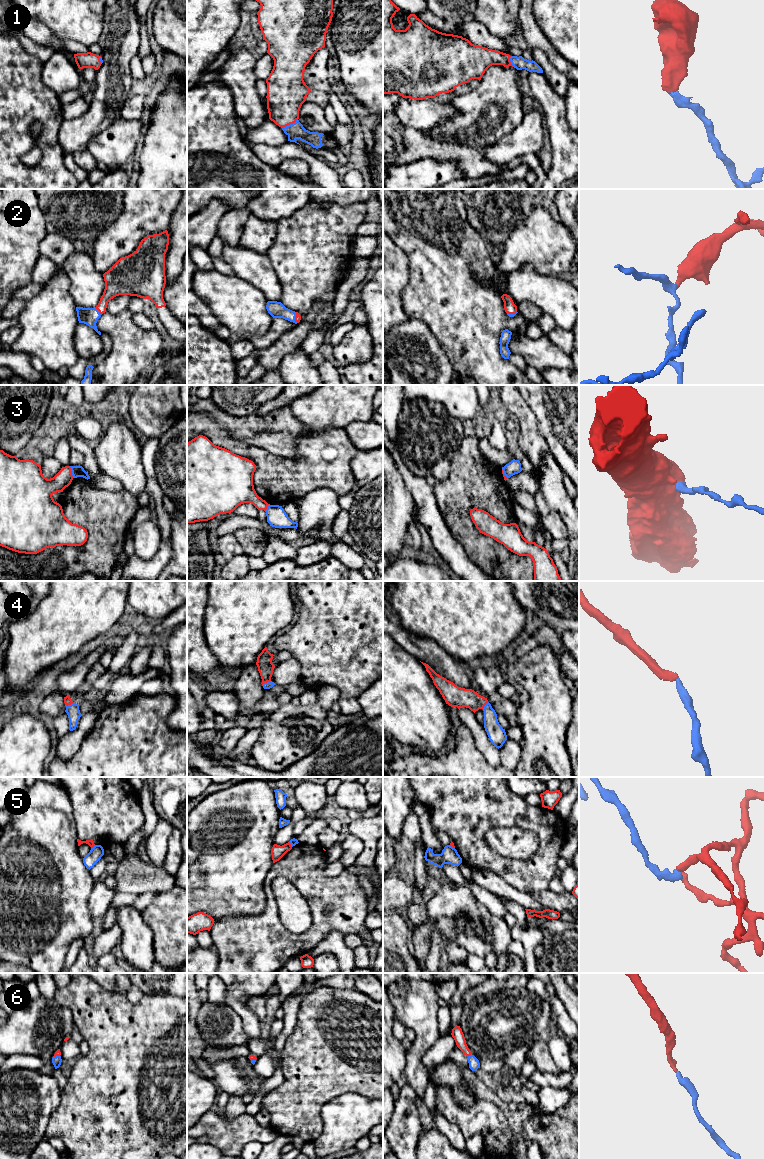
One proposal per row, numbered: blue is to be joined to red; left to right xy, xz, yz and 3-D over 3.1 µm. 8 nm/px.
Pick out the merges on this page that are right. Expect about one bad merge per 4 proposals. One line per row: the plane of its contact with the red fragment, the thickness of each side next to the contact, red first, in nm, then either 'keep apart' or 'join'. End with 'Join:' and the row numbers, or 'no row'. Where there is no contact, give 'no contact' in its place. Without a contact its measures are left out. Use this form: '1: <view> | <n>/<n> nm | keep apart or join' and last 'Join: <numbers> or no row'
1: xz | 320/130 nm | join
2: xy | 180/140 nm | join
3: xy | 160/100 nm | keep apart
4: xz | 130/60 nm | join
5: xy | 50/110 nm | keep apart
6: yz | 90/90 nm | join
Join: 1, 2, 4, 6

